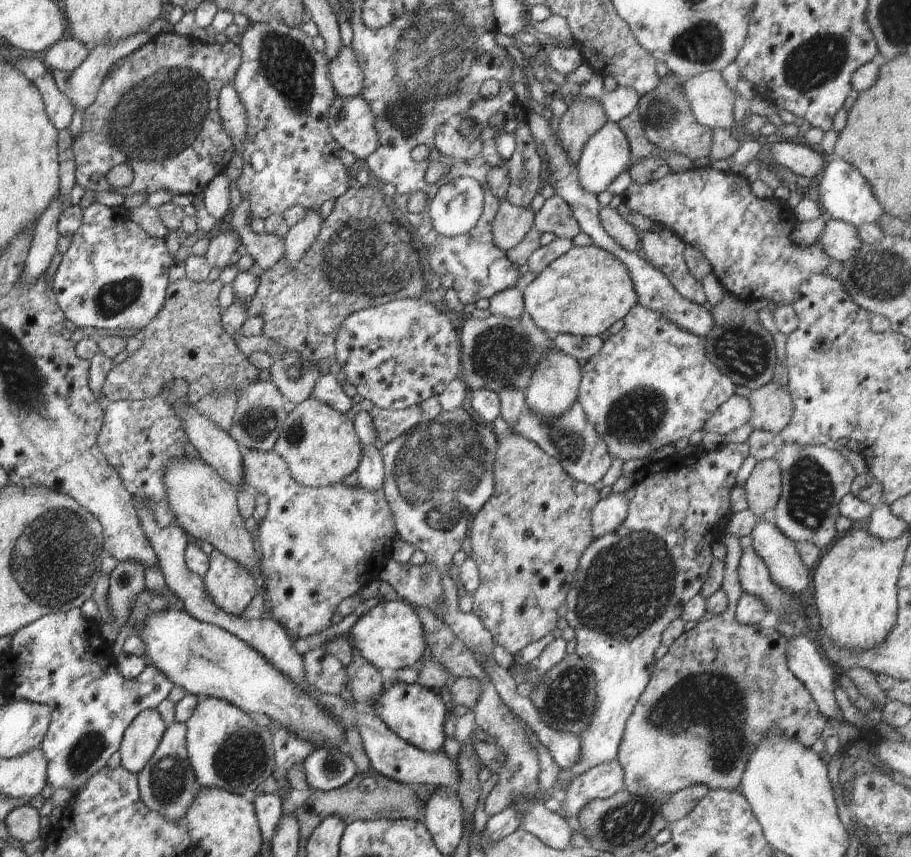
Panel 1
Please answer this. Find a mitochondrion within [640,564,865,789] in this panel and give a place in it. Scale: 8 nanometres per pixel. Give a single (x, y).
(717, 701)

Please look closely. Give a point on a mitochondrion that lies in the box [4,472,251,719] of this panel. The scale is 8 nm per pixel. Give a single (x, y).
(54, 557)

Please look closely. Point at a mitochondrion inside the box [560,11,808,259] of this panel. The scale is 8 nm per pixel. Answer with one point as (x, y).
(704, 43)

